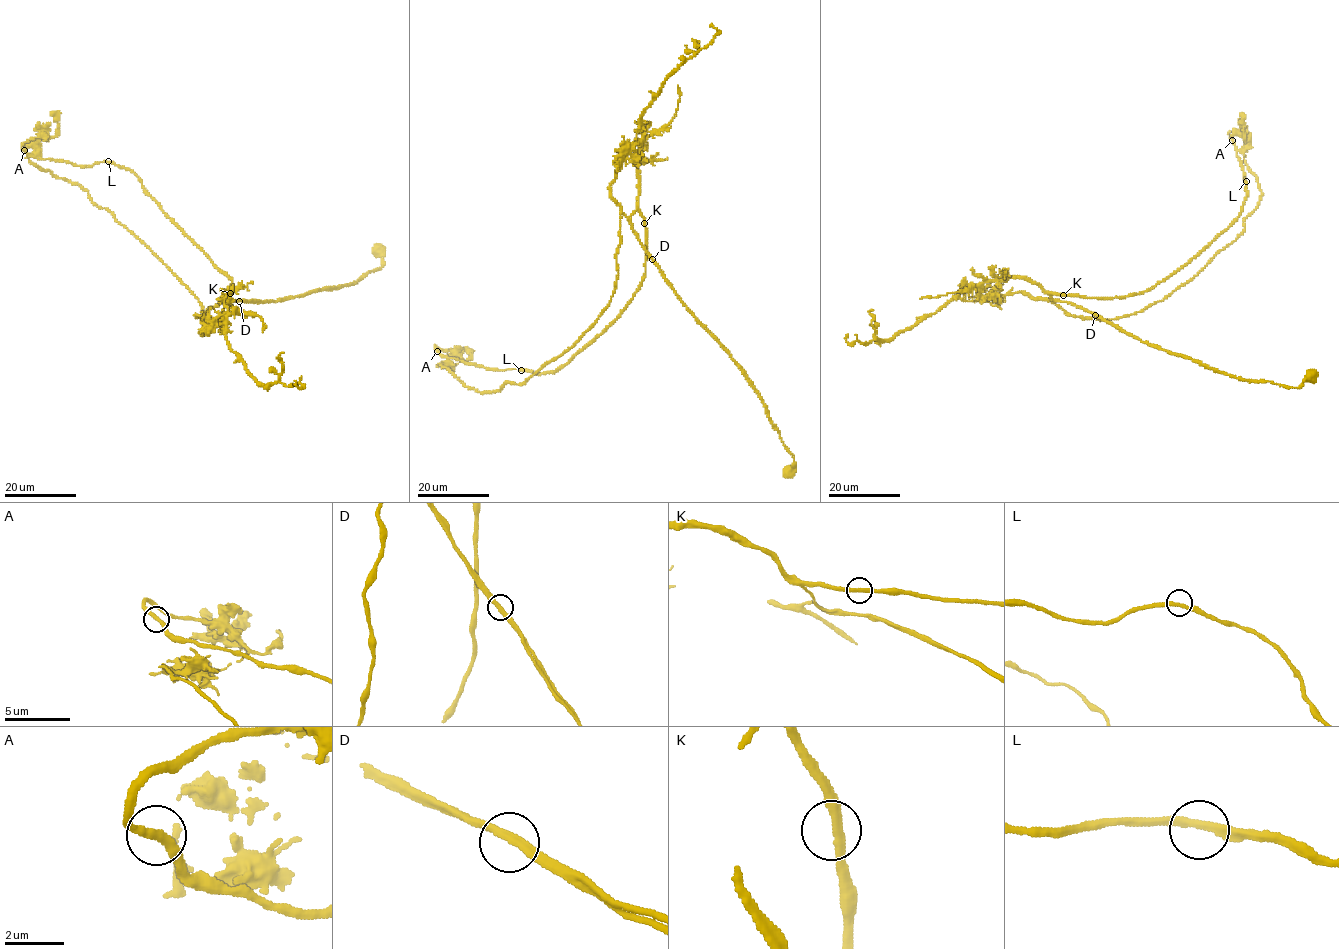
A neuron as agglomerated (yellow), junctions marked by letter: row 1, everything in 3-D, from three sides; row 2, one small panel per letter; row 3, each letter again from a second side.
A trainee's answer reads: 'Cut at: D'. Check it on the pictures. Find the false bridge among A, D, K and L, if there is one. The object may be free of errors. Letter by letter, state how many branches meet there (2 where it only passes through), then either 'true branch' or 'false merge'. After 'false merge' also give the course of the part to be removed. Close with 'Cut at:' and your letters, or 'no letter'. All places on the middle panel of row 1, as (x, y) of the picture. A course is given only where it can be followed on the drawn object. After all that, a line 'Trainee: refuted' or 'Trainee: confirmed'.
A: 2 | true branch
D: 2 | false merge | (653, 259), (636, 210), (639, 289), (556, 371), (486, 368), (435, 346), (466, 360), (466, 348)
K: 2 | true branch
L: 2 | true branch
Cut at: D
Trainee: confirmed

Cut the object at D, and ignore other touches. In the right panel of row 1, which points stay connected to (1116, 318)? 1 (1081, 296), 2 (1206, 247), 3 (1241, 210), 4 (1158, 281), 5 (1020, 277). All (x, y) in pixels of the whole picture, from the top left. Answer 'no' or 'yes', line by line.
1: no
2: no
3: no
4: no
5: no

